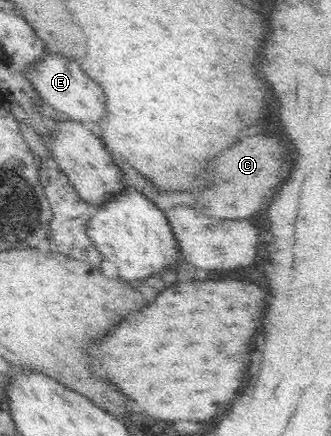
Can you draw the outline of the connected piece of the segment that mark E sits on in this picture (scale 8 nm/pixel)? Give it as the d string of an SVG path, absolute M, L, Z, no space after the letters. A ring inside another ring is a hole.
M47 52L43 60L31 63L25 77L31 81L31 87L37 91L44 104L52 106L62 117L85 125L93 134L103 134L99 129L99 122L105 118L107 97L97 82L91 81L91 78L81 72L79 64L75 64L65 56L59 54L53 56Z

